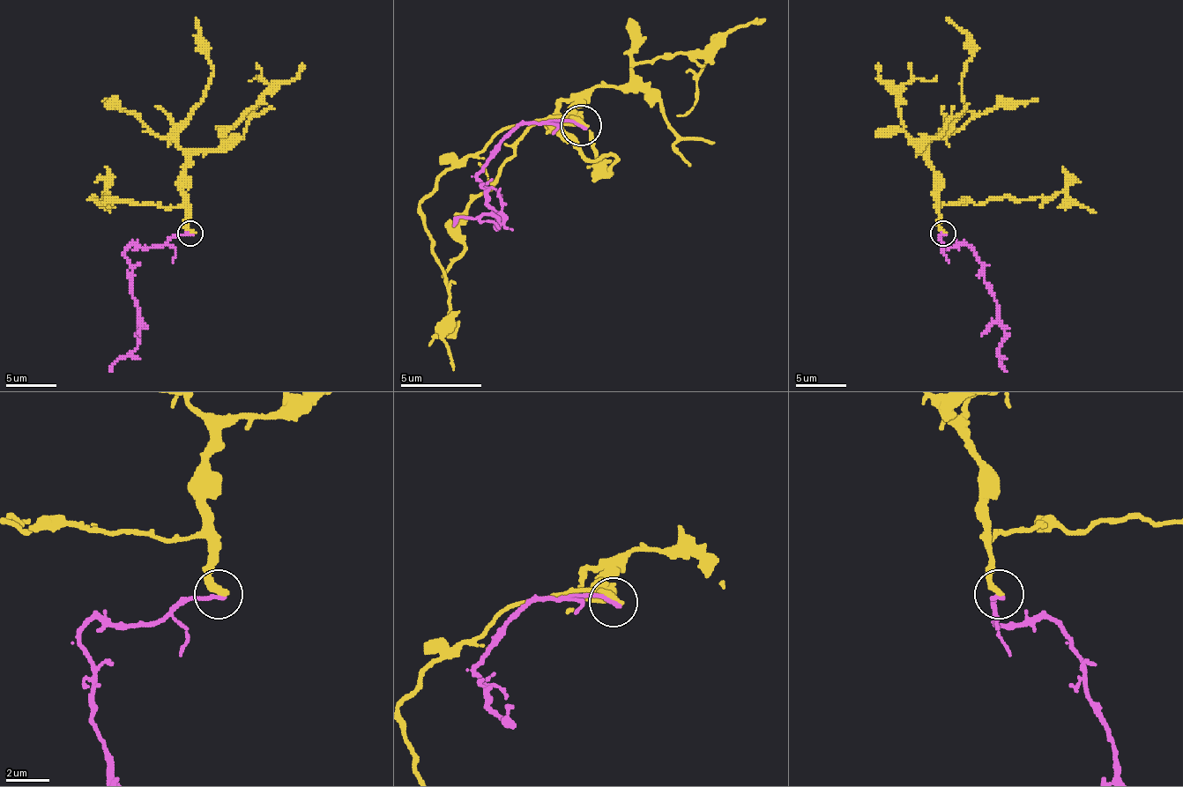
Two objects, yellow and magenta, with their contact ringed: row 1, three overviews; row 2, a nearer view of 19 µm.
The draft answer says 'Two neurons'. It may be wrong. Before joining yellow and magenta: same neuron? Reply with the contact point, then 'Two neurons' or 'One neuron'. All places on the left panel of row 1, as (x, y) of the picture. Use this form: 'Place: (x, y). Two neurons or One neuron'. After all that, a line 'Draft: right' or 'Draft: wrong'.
Place: (189, 233). One neuron
Draft: wrong

